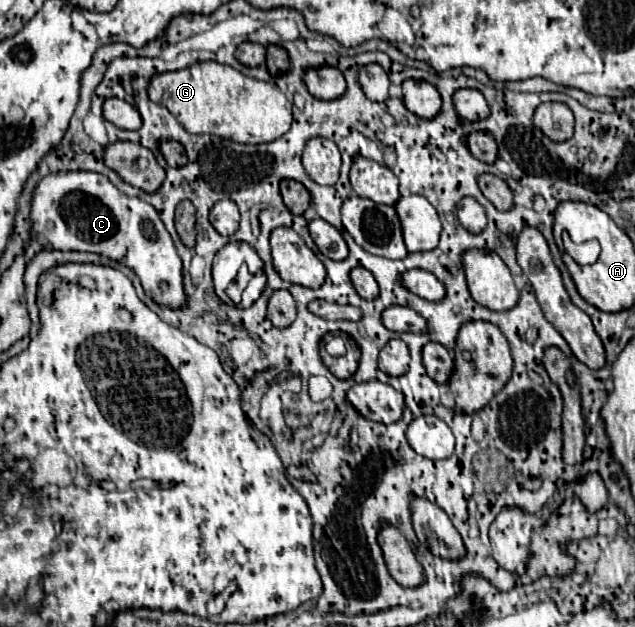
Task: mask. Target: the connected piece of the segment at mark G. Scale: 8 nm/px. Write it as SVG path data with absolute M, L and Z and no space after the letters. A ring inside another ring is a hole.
M216 61L160 73L150 81L148 95L154 103L164 105L188 133L224 135L224 139L236 143L270 143L282 137L292 123L292 105L288 105L290 101L274 83L248 79L230 65L220 65ZM234 81L238 81L238 87L244 81L246 89L232 89Z

